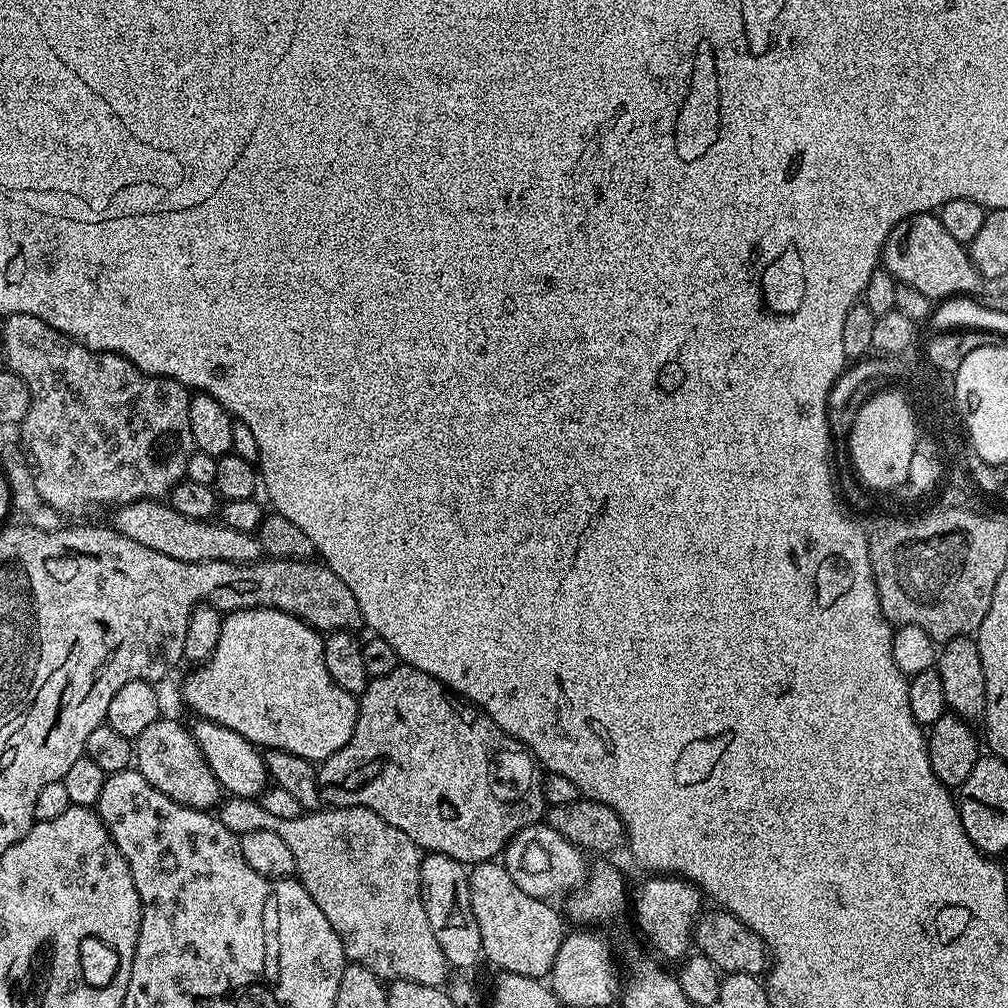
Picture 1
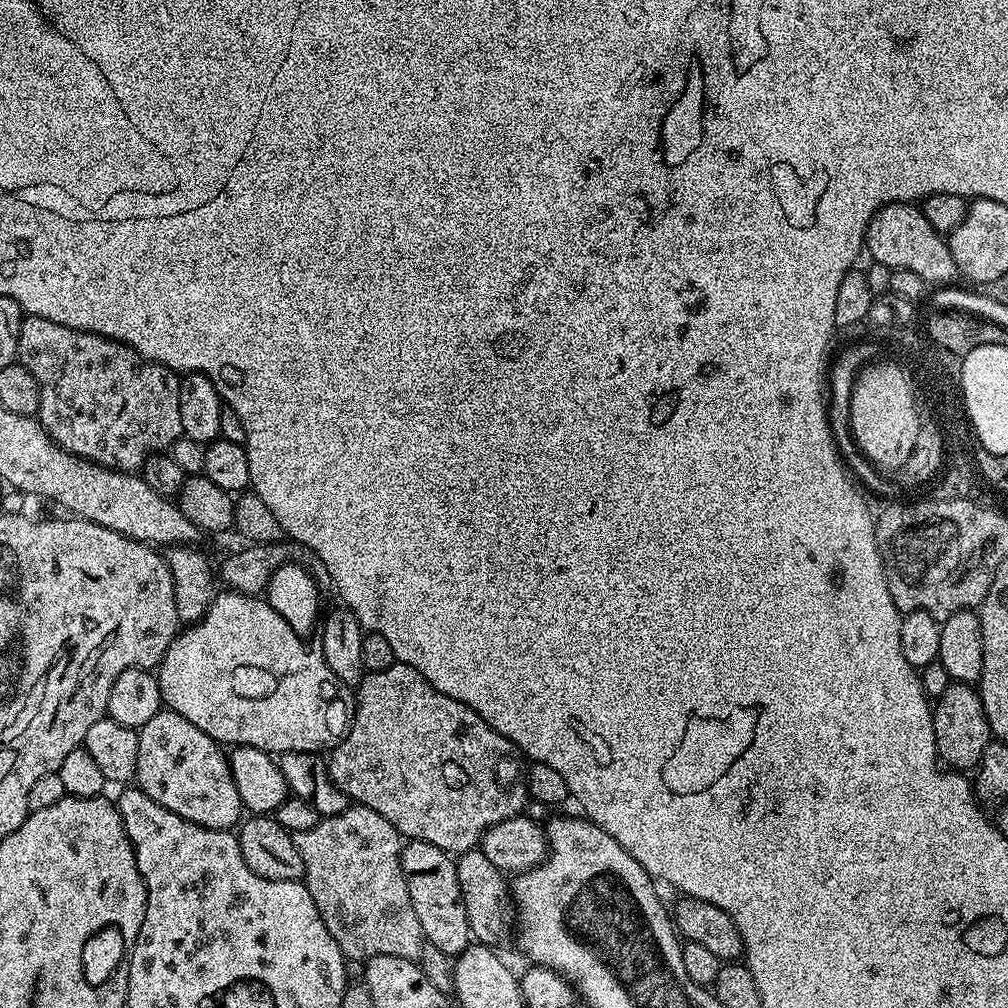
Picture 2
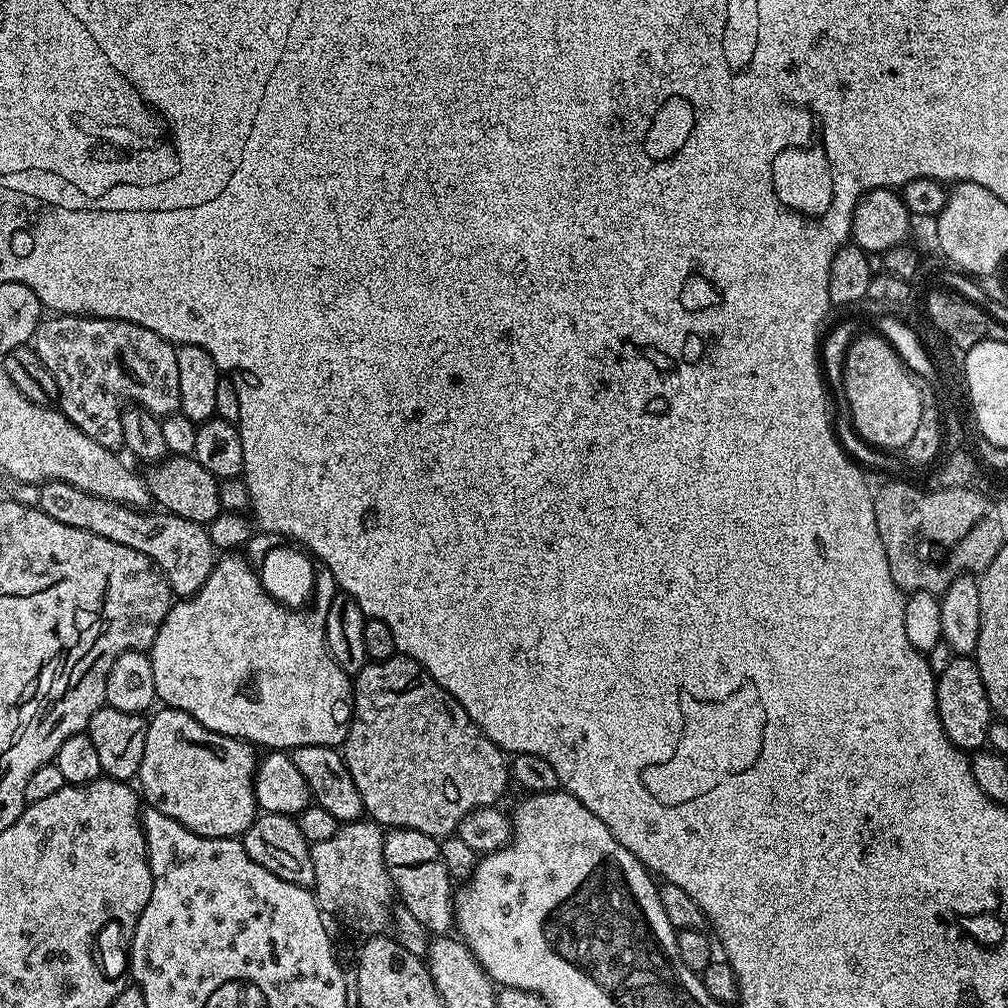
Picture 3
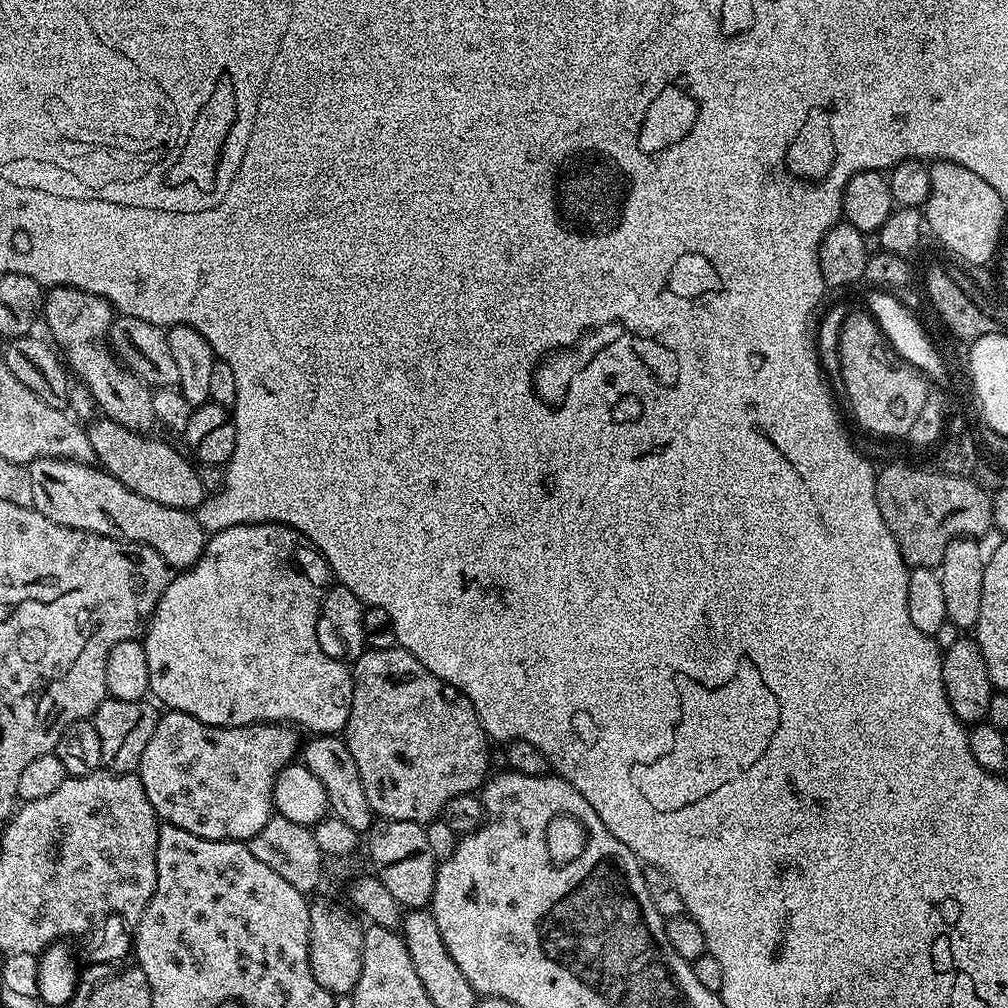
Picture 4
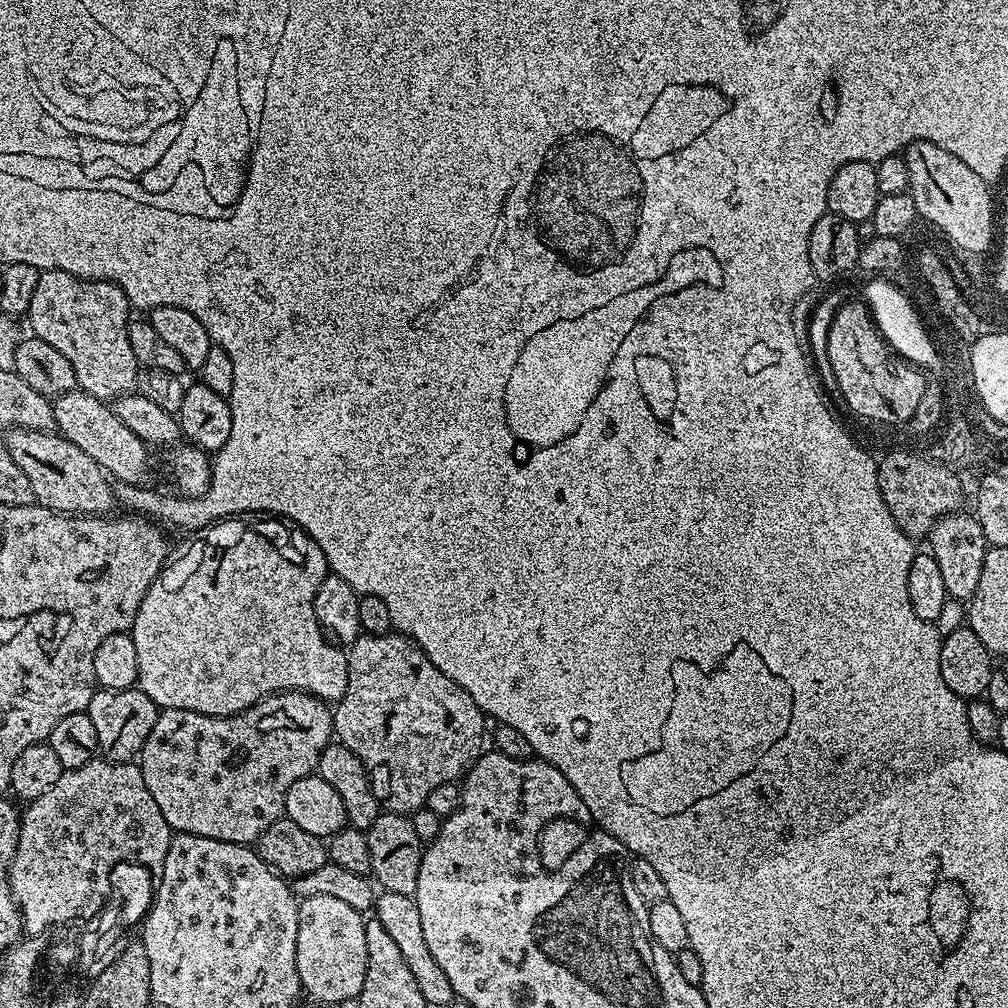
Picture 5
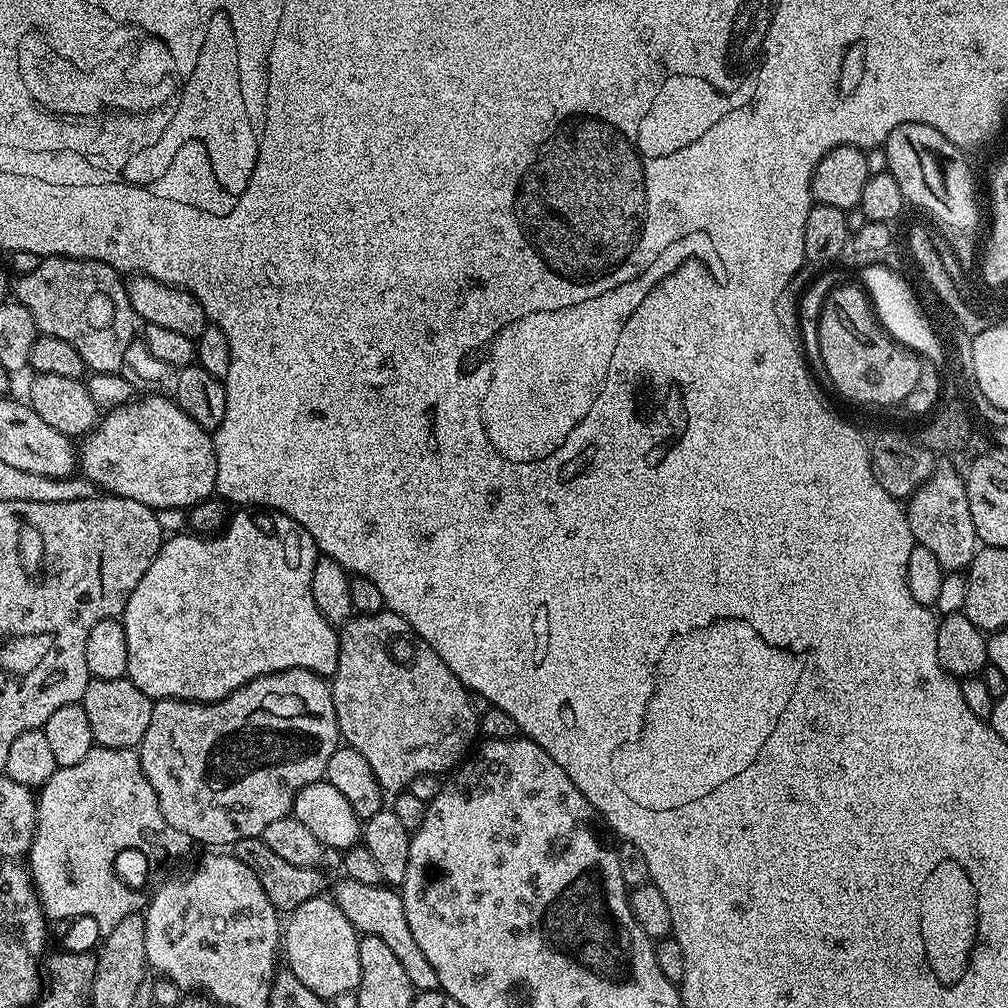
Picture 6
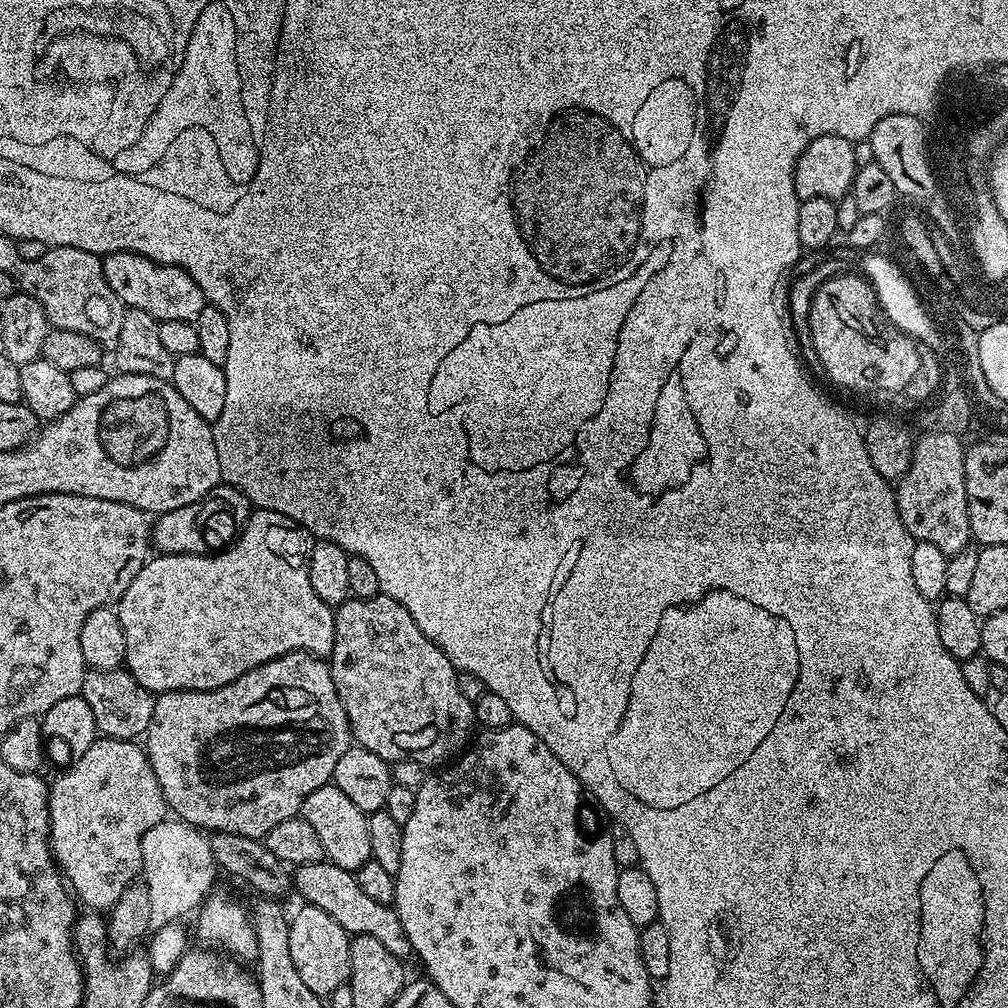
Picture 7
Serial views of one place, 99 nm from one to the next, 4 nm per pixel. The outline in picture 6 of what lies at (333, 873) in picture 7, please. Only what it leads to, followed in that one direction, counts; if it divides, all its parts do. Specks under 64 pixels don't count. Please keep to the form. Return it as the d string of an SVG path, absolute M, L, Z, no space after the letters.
M340 878L336 884L334 901L358 933L382 938L382 942L386 942L386 946L394 950L398 962L402 962L402 970L406 970L406 978L410 978L416 992L435 992L439 989L438 974L434 974L434 966L430 966L430 961L426 954L422 954L418 941L410 931L410 922L406 922L406 906L395 887L385 886L383 883L367 884Z

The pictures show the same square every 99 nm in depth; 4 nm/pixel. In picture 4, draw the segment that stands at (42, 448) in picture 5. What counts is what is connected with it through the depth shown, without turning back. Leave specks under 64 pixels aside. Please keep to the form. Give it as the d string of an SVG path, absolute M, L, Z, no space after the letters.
M43 456L33 460L27 469L33 486L31 507L50 518L50 522L58 522L58 526L115 540L128 540L131 544L145 544L153 548L172 570L194 566L204 552L204 527L189 509L150 502L150 498L134 494L134 490L122 486L118 478L99 466Z

